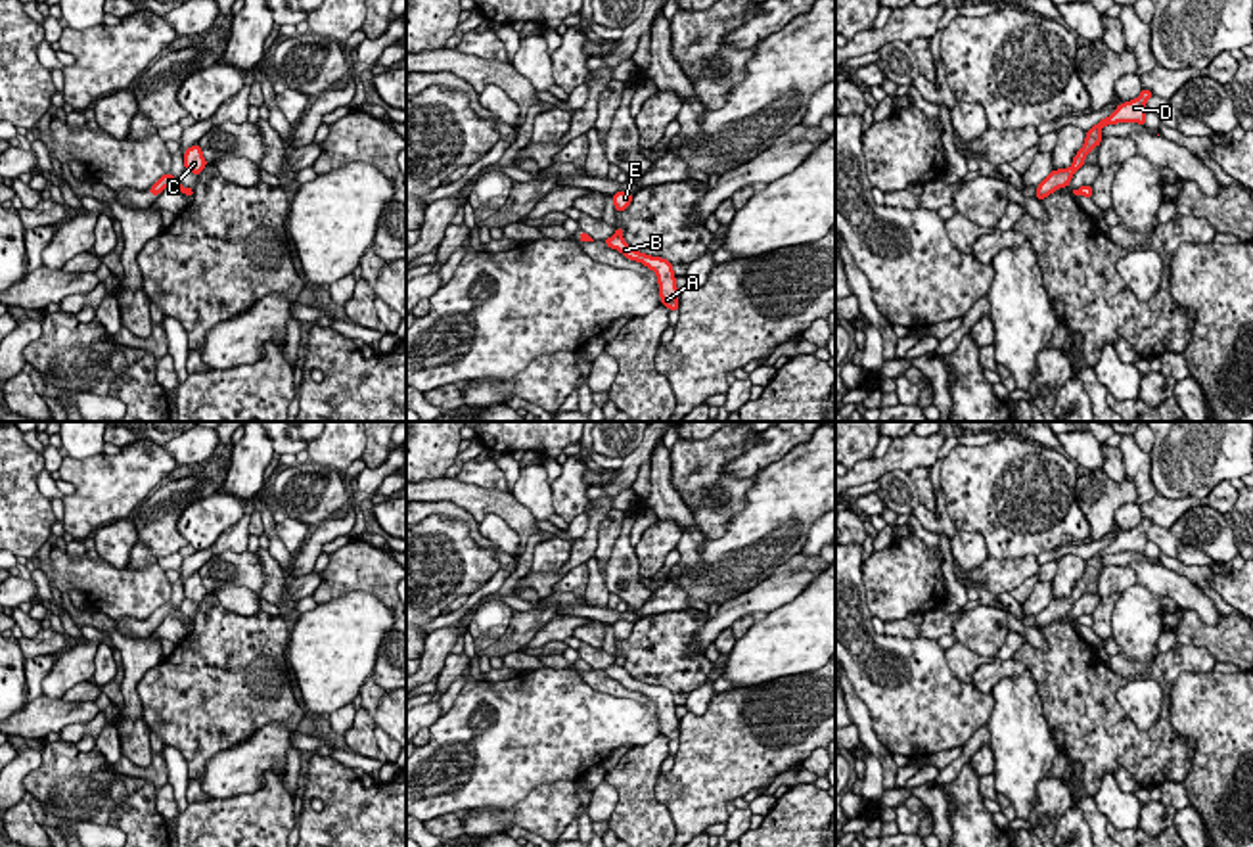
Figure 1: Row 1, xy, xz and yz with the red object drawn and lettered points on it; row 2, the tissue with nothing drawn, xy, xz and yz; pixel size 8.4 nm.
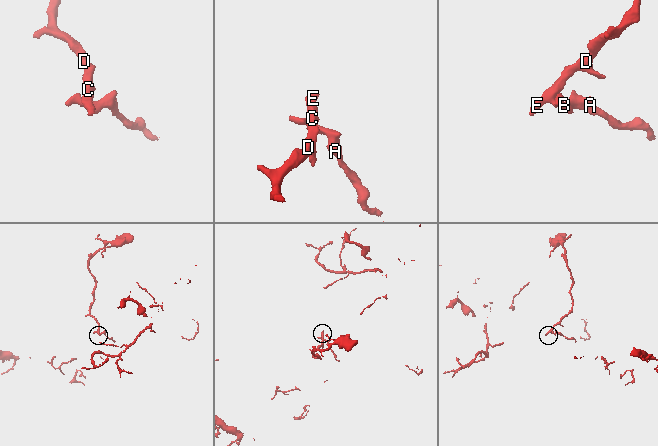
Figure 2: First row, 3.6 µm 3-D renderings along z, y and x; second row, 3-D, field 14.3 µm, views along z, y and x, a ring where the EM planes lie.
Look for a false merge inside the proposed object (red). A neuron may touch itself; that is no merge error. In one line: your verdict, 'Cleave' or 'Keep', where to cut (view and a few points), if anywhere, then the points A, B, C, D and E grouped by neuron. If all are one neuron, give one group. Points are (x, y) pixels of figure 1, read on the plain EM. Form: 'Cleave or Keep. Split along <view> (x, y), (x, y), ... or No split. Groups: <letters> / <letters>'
Cleave. Split along xy (192, 618), (186, 623). Groups: A B / C D E

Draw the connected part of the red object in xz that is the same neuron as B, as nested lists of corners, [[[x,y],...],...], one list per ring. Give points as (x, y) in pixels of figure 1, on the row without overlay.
[[[611,665],[604,671],[605,671],[607,676],[617,678],[619,682],[623,682],[628,690],[642,692],[644,696],[653,699],[655,705],[657,705],[657,713],[659,713],[661,734],[665,734],[669,740],[678,740],[680,721],[674,713],[676,705],[674,705],[672,694],[667,688],[640,682],[640,680],[632,678],[619,665]]]

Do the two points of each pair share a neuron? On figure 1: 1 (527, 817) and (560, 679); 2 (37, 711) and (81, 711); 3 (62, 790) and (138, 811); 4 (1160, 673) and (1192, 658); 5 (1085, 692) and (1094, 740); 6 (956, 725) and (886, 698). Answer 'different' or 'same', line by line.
1: different
2: same
3: same
4: same
5: same
6: same

